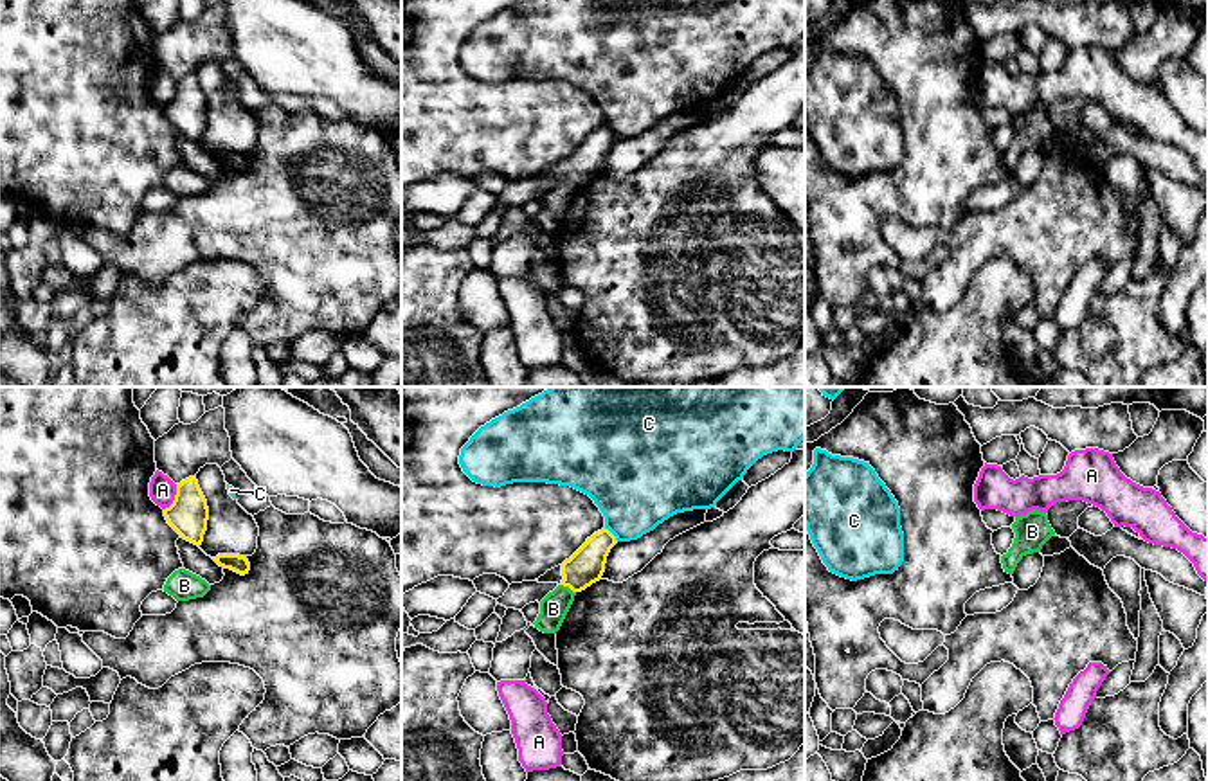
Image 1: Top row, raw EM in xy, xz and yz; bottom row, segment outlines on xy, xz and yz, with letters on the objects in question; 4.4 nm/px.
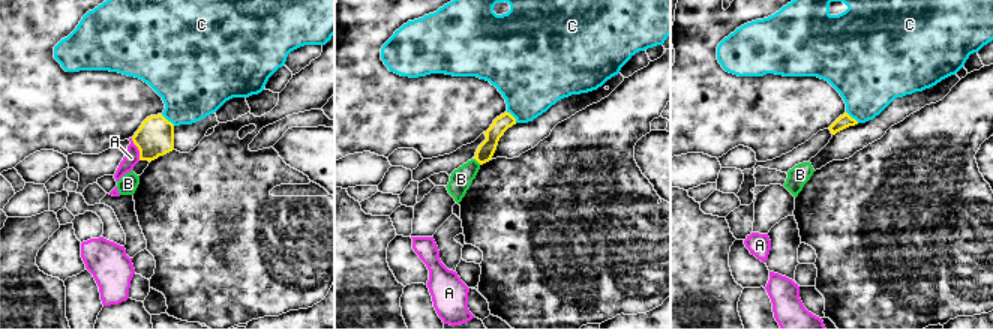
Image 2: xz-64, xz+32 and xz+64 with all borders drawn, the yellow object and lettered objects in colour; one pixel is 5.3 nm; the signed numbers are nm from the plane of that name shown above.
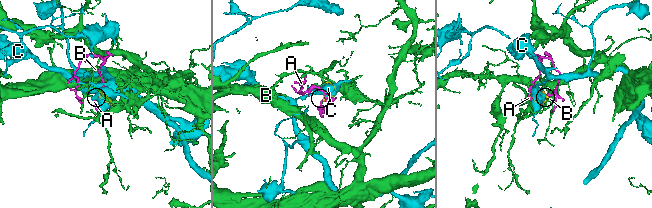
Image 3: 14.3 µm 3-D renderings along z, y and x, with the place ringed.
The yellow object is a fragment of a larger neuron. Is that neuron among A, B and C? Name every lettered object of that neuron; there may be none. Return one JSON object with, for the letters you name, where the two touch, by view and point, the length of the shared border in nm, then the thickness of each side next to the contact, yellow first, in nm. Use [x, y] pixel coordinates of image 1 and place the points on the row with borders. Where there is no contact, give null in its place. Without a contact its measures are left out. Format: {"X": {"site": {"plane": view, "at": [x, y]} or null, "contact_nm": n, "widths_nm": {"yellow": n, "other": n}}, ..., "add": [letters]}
{"add": []}

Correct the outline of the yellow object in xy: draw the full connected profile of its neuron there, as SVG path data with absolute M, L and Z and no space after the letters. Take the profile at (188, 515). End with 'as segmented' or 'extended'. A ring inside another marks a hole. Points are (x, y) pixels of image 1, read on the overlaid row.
M194 477L176 484L176 495L164 509L167 524L187 542L202 545L207 531L209 507Z; as segmented

